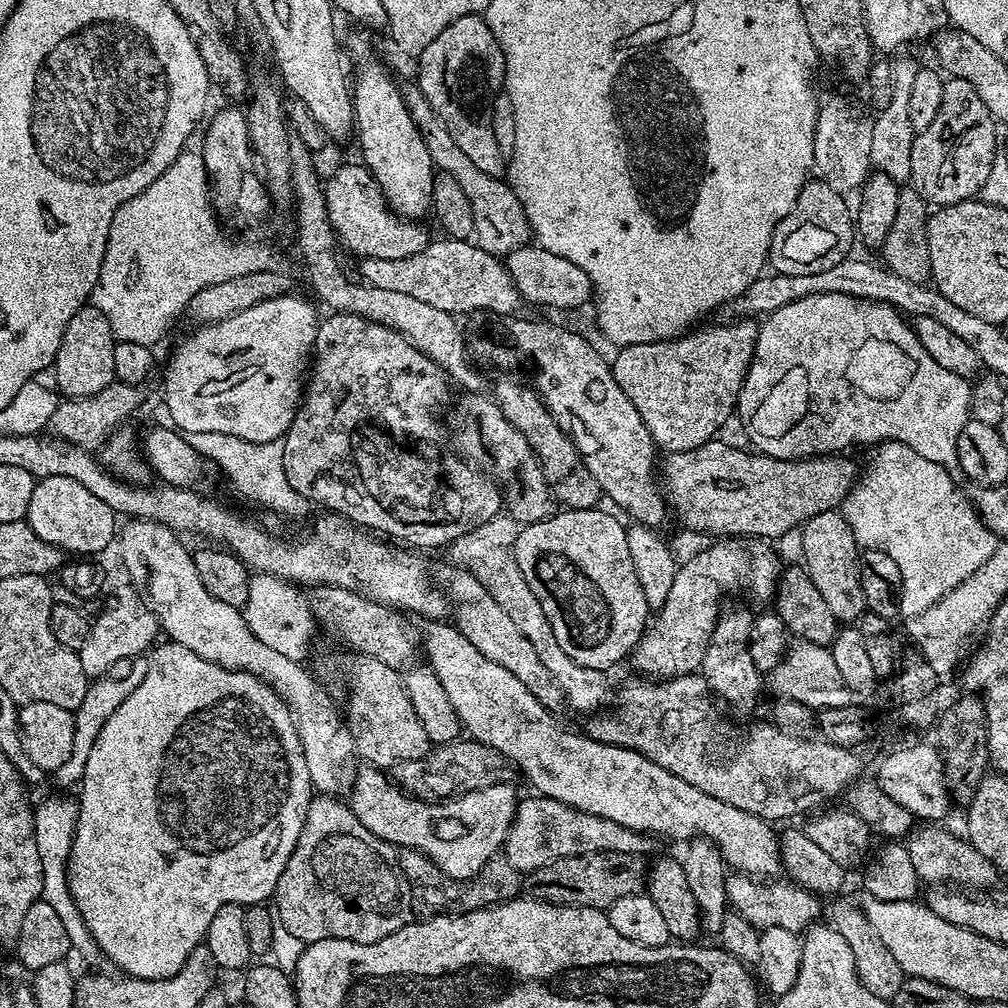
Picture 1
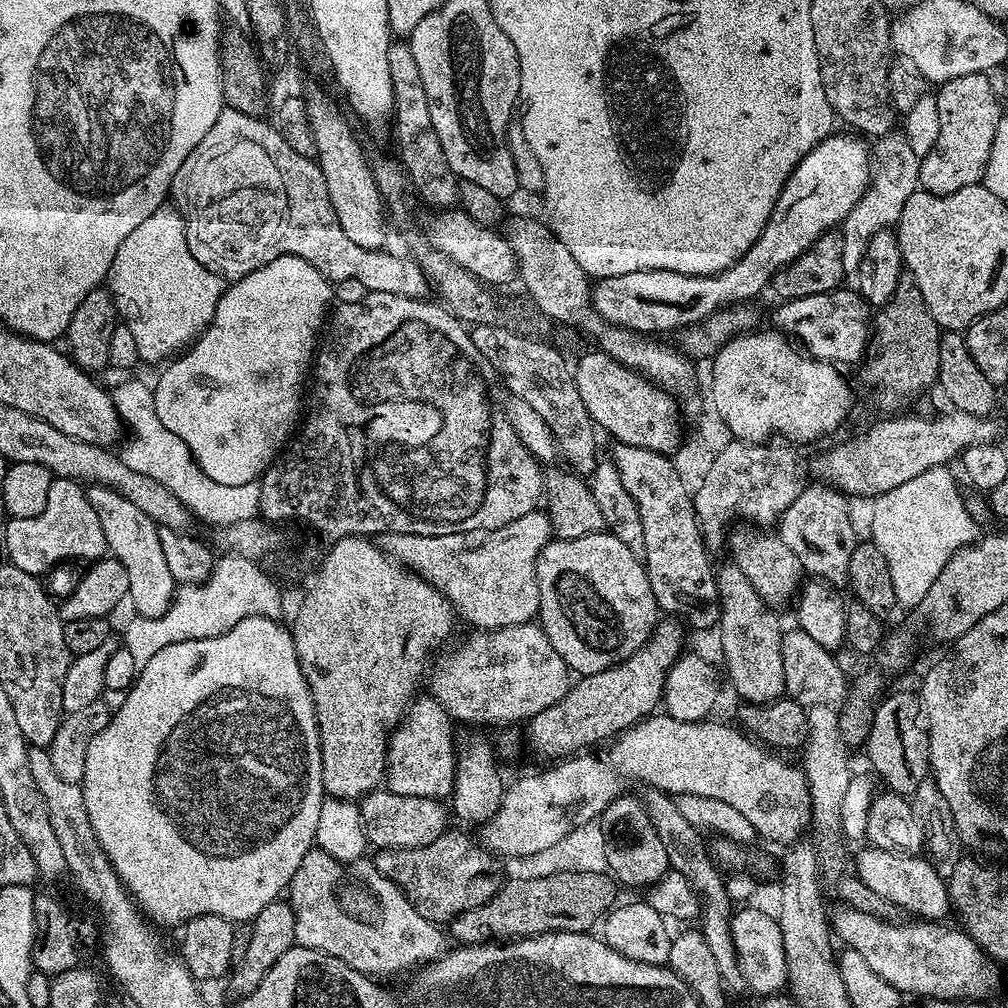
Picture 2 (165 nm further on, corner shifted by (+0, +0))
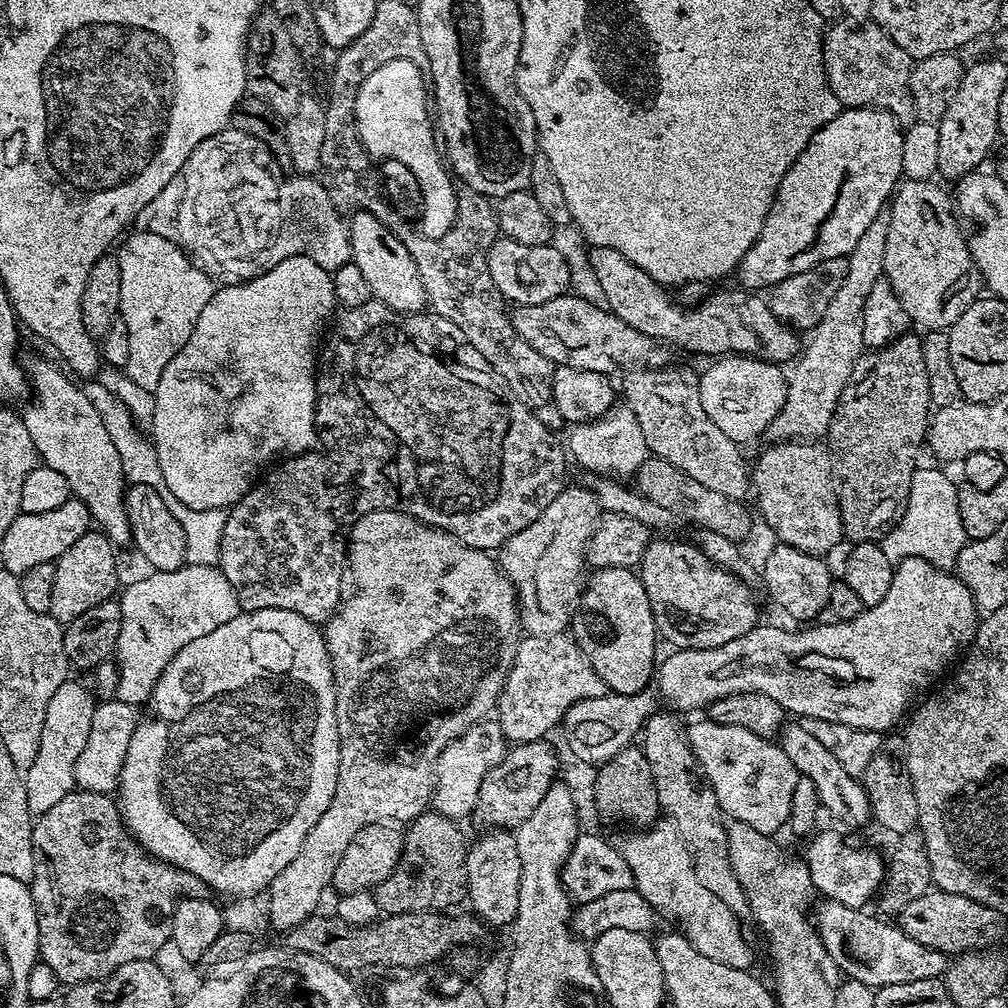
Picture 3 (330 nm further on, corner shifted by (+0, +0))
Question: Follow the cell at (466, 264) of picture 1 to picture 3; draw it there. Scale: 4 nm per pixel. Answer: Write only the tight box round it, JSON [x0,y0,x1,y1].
[135,126,350,286]

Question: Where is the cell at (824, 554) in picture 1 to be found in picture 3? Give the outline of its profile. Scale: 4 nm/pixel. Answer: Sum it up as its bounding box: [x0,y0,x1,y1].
[750,442,845,557]

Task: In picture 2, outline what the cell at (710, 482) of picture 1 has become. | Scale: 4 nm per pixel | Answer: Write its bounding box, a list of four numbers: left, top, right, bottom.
[816,410,997,498]

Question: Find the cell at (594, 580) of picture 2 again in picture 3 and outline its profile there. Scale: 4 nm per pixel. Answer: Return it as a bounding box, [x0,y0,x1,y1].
[570,568,656,696]

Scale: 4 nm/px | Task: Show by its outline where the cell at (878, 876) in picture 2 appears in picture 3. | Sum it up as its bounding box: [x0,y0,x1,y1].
[806,831,885,909]

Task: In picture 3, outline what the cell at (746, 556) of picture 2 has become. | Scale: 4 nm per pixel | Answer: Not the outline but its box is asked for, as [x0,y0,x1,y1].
[634,456,752,543]

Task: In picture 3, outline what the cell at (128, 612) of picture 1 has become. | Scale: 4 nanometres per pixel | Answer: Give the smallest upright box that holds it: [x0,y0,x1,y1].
[24,680,97,817]

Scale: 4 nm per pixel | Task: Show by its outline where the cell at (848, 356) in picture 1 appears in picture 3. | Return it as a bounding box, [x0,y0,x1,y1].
[700,355,788,442]

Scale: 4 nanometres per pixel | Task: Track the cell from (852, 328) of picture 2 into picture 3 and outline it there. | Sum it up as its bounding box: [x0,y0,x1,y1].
[587,246,802,365]

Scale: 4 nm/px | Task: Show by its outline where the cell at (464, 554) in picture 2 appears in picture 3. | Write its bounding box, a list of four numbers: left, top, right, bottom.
[498,486,602,636]

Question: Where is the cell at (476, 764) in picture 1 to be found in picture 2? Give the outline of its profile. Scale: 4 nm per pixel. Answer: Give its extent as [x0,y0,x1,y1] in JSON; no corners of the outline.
[359,790,450,849]

